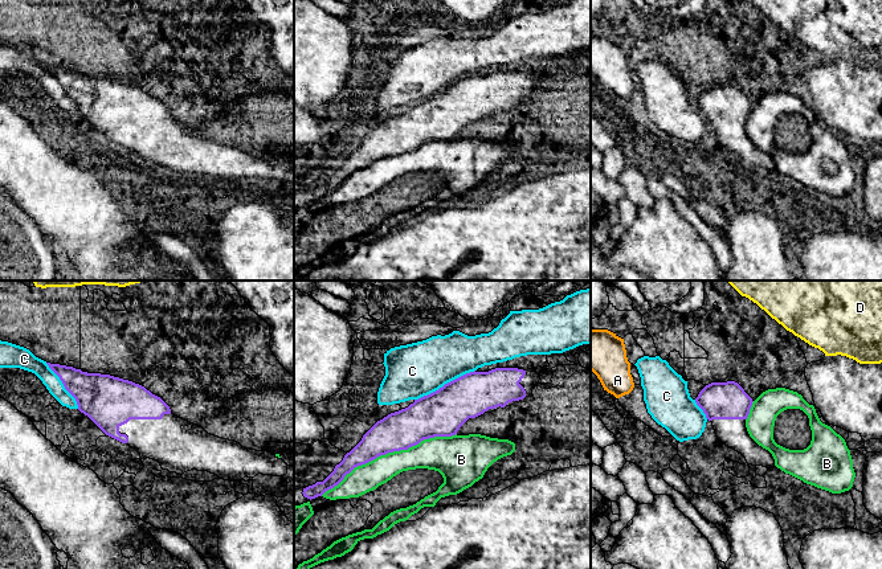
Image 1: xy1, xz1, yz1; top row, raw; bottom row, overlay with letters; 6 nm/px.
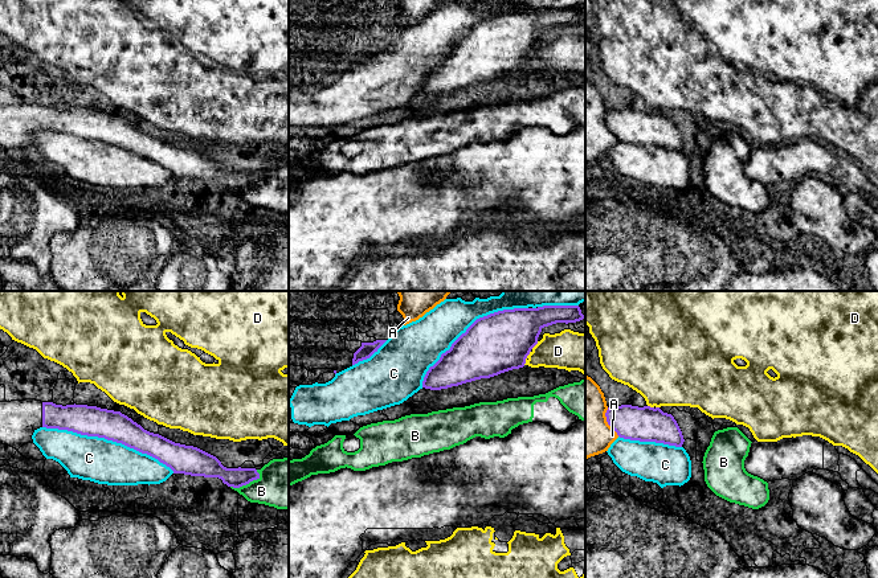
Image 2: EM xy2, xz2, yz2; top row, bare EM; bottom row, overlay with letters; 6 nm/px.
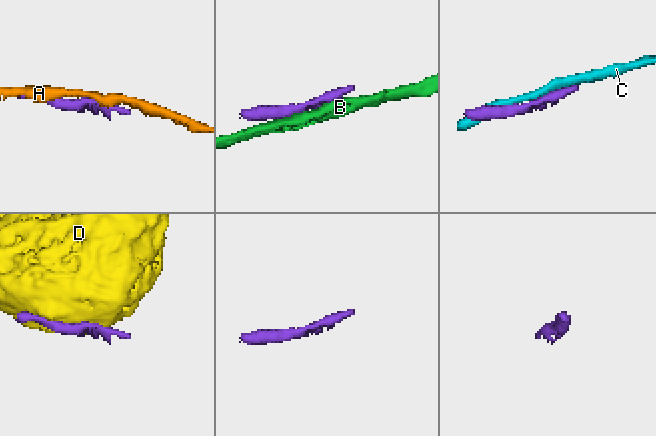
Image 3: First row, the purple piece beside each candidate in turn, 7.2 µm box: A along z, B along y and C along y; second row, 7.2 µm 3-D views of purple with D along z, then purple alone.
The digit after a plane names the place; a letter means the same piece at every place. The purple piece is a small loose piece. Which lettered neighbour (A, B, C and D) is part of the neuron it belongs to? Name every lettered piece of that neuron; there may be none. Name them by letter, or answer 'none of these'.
none of these

